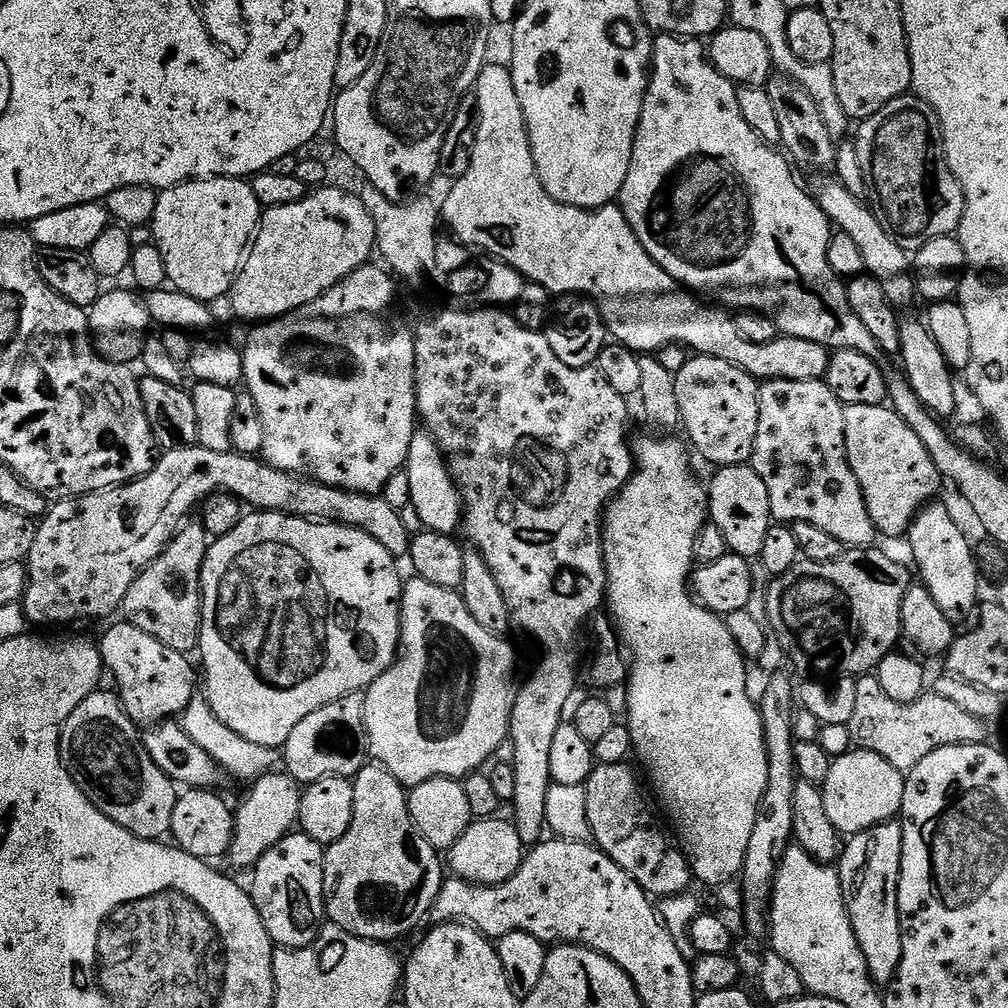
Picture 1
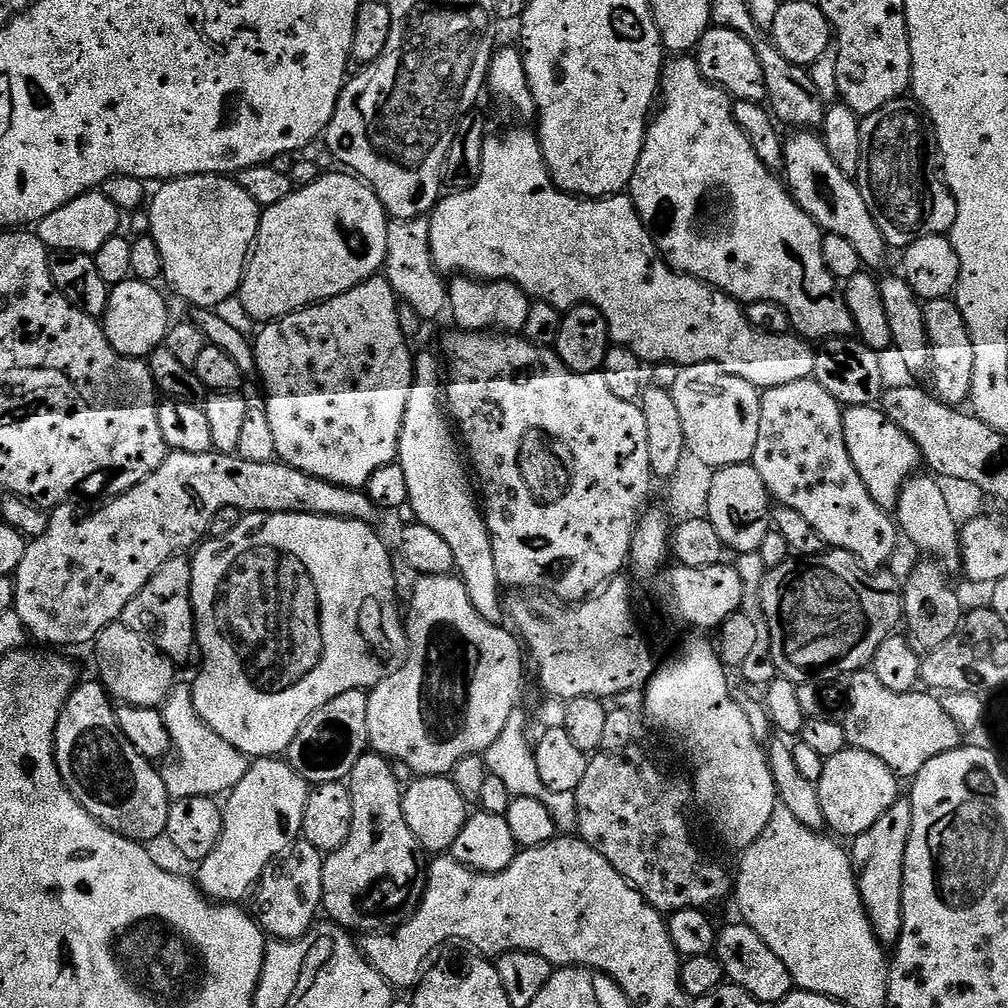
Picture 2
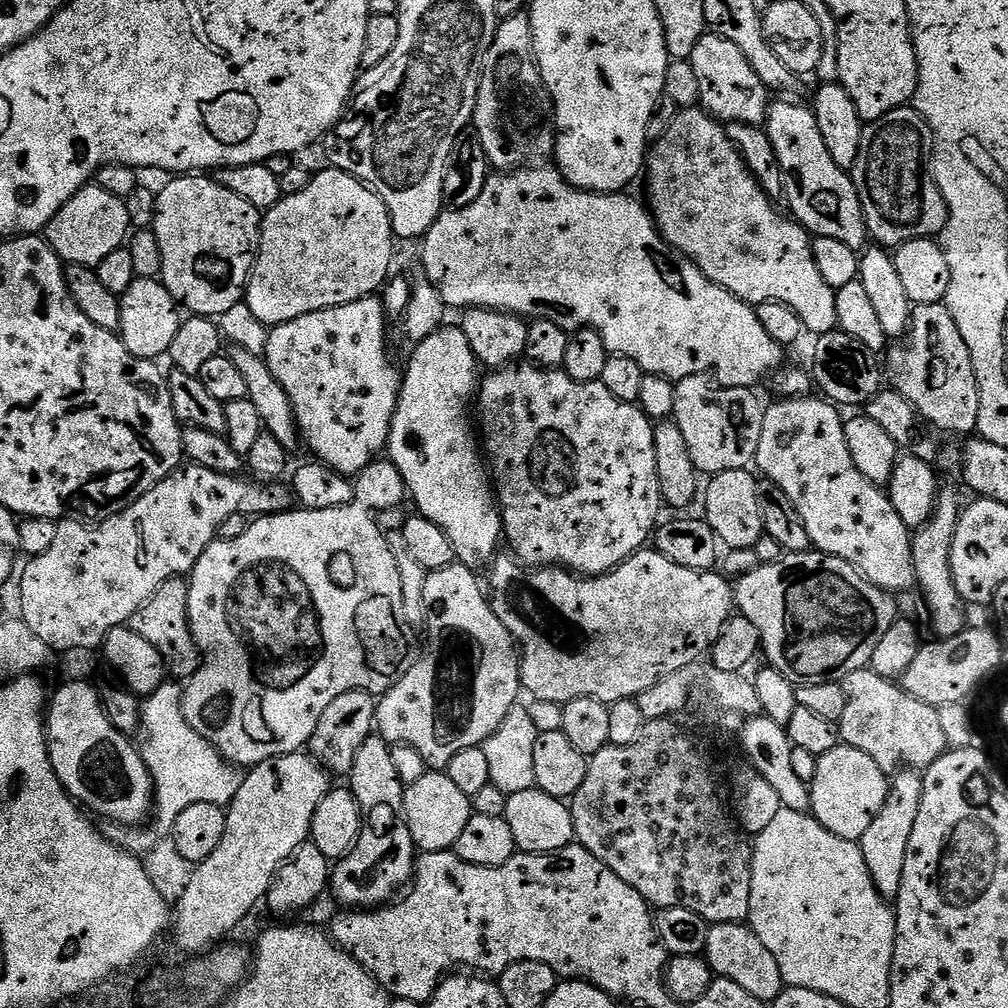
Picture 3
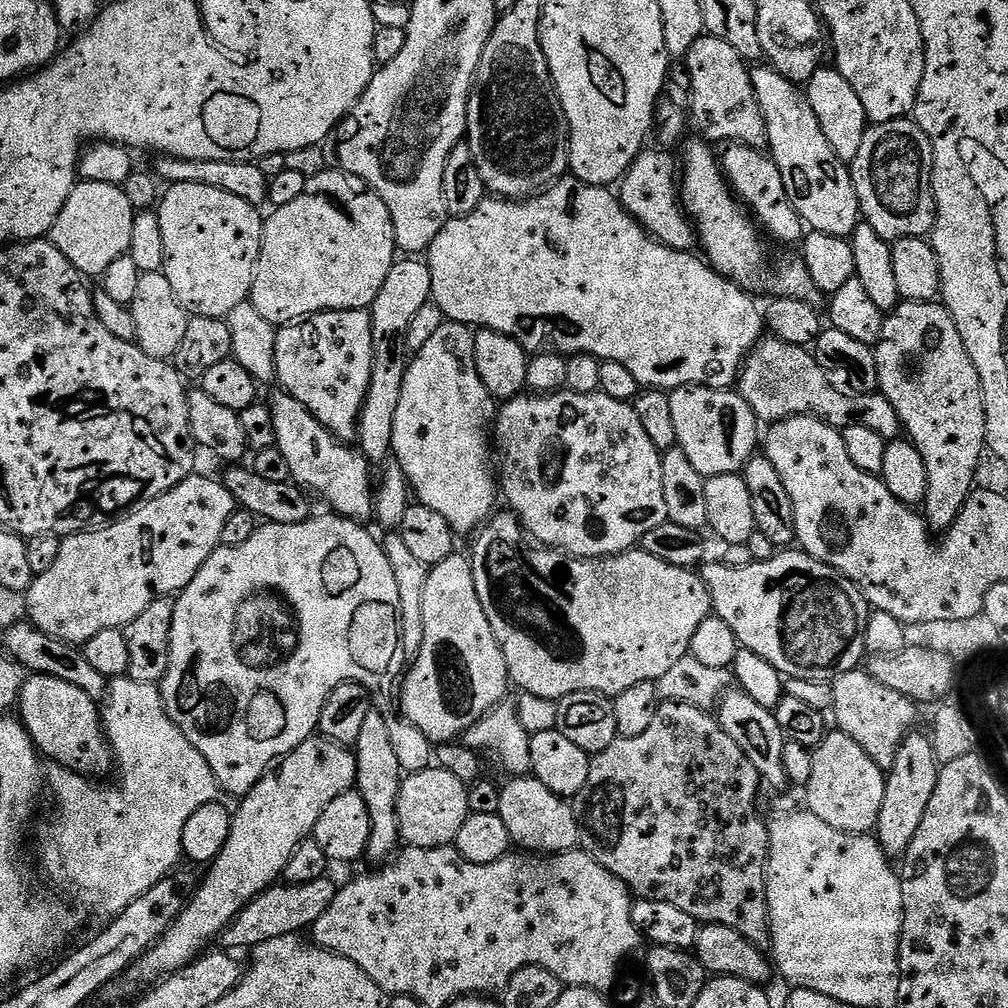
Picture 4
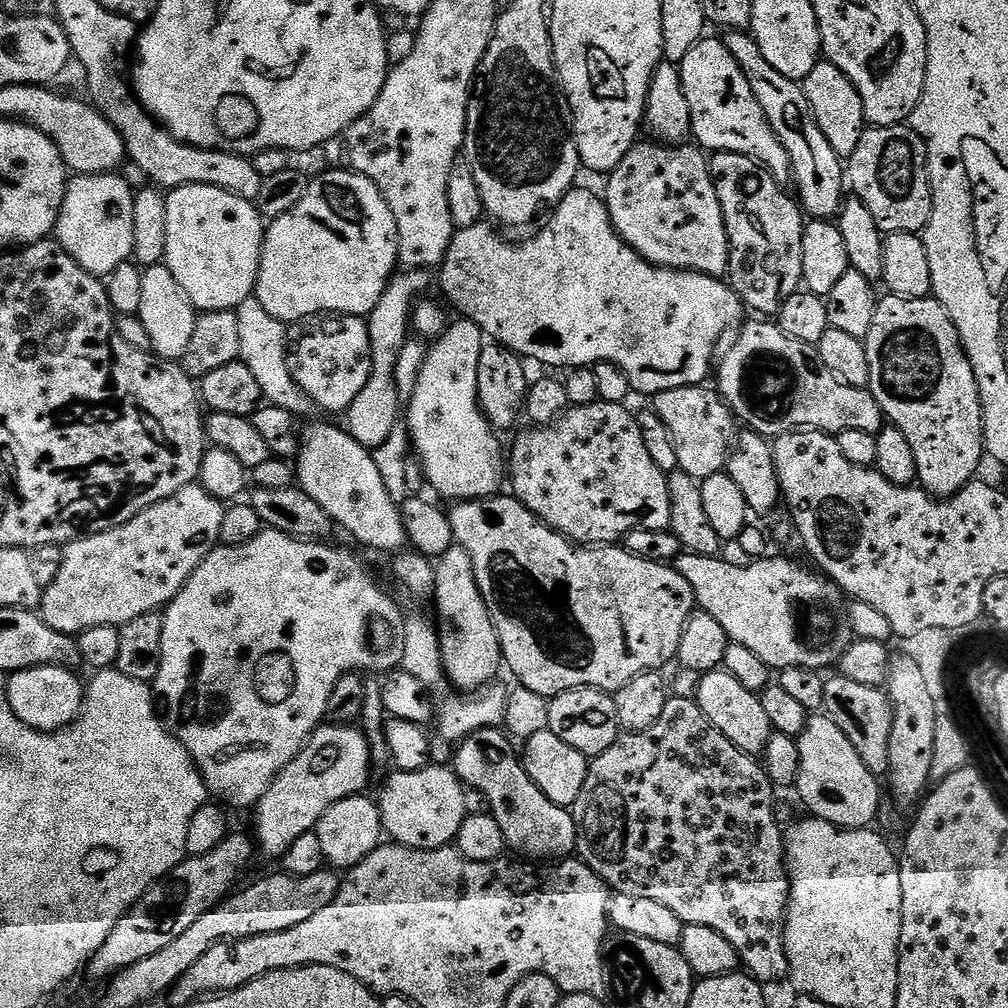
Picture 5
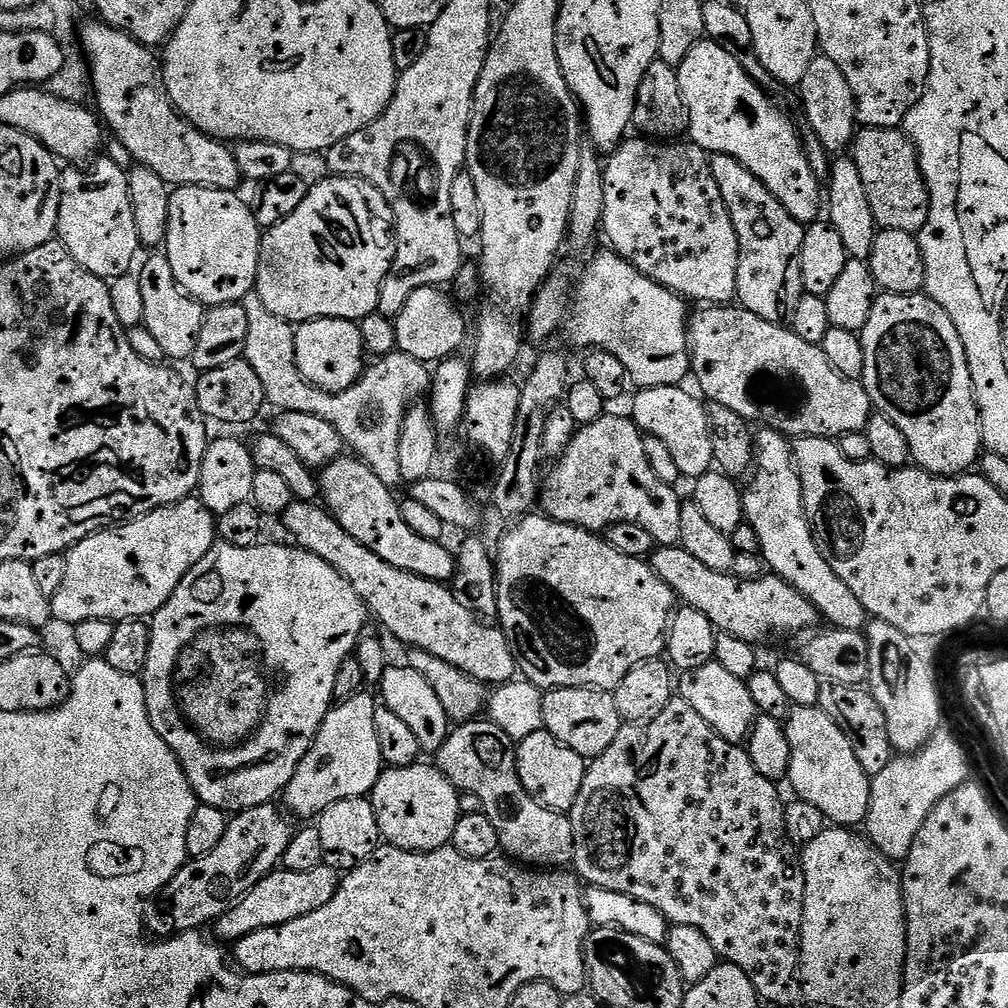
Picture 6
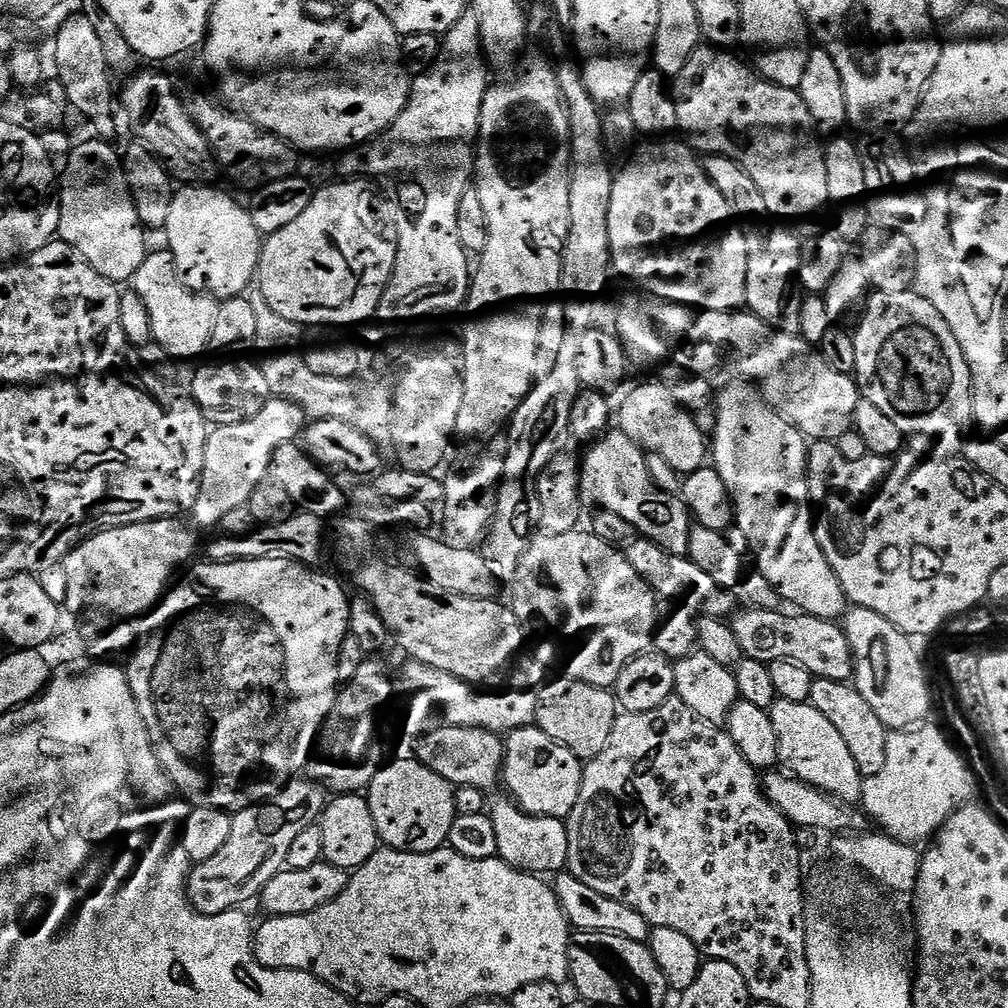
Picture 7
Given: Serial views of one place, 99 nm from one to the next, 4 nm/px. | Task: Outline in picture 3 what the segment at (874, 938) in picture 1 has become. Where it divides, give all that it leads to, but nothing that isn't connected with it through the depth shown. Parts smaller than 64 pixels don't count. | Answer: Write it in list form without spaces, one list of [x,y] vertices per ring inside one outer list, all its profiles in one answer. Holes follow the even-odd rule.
[[[905,770],[895,773],[888,785],[882,810],[878,810],[874,822],[870,822],[866,834],[862,834],[858,842],[878,894],[889,902],[895,901],[902,886],[902,870],[906,870],[906,846],[910,842],[910,833],[914,831],[914,822],[918,818],[918,806],[922,806],[923,789],[924,777],[919,771]]]

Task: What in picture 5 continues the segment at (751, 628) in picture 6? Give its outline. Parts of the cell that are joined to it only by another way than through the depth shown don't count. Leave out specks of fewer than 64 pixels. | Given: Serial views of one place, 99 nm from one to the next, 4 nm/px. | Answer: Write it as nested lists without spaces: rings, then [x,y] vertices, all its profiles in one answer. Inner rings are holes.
[[[693,552],[682,554],[674,562],[676,571],[682,574],[682,578],[686,578],[686,582],[690,582],[690,586],[694,590],[696,595],[696,602],[699,611],[710,614],[710,618],[714,618],[714,622],[718,622],[718,626],[722,626],[722,630],[728,636],[729,641],[734,644],[741,644],[746,646],[746,650],[754,650],[754,654],[758,654],[758,658],[762,658],[762,662],[768,664],[769,669],[783,670],[786,668],[814,668],[817,670],[825,670],[837,663],[842,654],[846,654],[846,650],[853,642],[852,627],[848,621],[849,609],[844,608],[846,603],[846,597],[843,592],[840,591],[840,587],[827,576],[821,574],[819,571],[813,570],[811,567],[803,568],[800,564],[795,564],[792,560],[783,560],[782,557],[773,555],[771,558],[765,558],[762,560],[753,560],[744,564],[731,564],[730,561],[724,560],[720,556],[699,556]]]

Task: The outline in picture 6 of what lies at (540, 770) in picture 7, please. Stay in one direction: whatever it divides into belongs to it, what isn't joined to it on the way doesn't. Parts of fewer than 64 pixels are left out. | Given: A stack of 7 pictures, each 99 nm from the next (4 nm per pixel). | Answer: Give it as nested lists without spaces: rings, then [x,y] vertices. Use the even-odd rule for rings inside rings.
[[[546,731],[530,734],[530,738],[519,741],[515,747],[518,778],[522,786],[543,807],[554,812],[571,813],[574,802],[578,802],[578,790],[582,790],[586,771],[584,757],[562,746],[562,742],[558,742]]]

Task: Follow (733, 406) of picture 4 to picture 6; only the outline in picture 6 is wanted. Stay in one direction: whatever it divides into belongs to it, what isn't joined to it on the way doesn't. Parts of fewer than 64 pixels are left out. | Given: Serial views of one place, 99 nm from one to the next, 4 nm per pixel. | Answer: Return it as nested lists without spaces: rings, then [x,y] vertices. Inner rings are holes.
[[[674,384],[639,389],[632,400],[630,416],[645,436],[658,438],[670,450],[681,477],[695,478],[713,471],[712,431],[705,401],[699,395],[691,396],[686,389]]]

